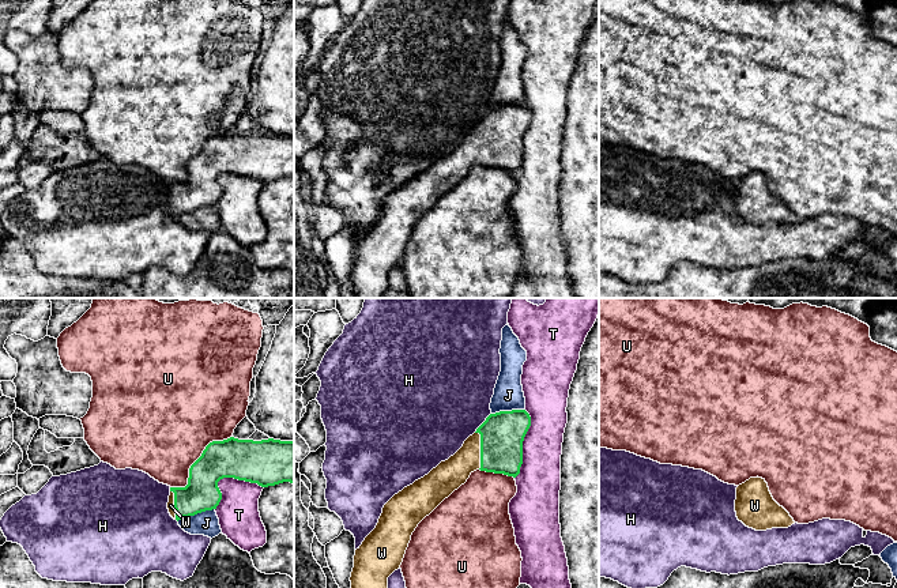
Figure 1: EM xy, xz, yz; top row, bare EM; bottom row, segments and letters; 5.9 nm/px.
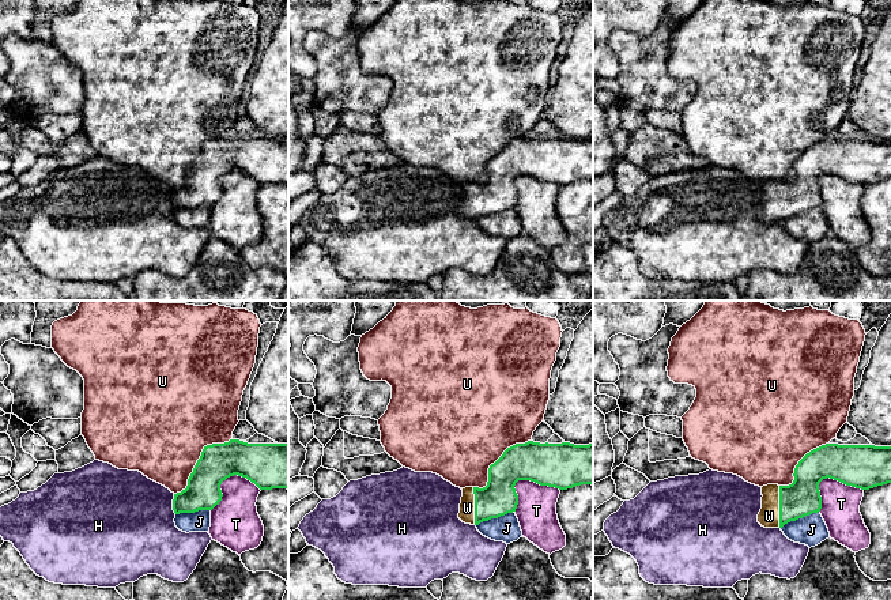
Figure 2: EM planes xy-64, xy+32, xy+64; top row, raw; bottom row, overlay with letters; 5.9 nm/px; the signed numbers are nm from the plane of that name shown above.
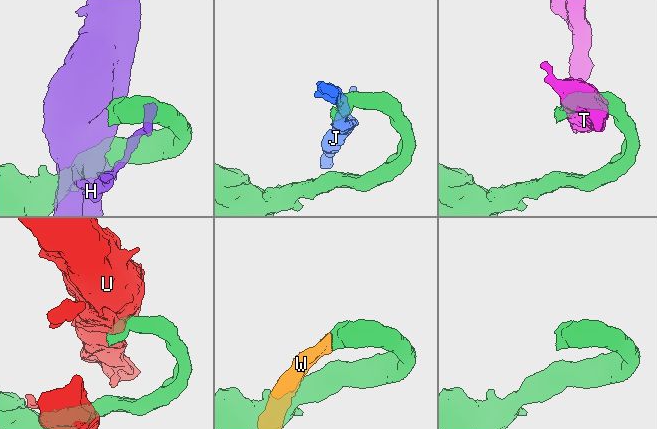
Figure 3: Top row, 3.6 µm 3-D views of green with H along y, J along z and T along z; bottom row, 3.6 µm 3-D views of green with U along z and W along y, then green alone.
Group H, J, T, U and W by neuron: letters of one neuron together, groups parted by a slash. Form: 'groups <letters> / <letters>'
groups H / J / T / U / W

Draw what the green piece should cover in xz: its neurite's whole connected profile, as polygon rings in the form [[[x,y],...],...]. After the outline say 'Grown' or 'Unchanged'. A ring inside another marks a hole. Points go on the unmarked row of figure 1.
[[[525,105],[490,109],[448,155],[395,189],[382,203],[376,223],[355,245],[351,267],[354,298],[380,298],[388,272],[400,263],[418,219],[476,166],[516,173],[523,159],[523,136],[531,121]]]. Grown

